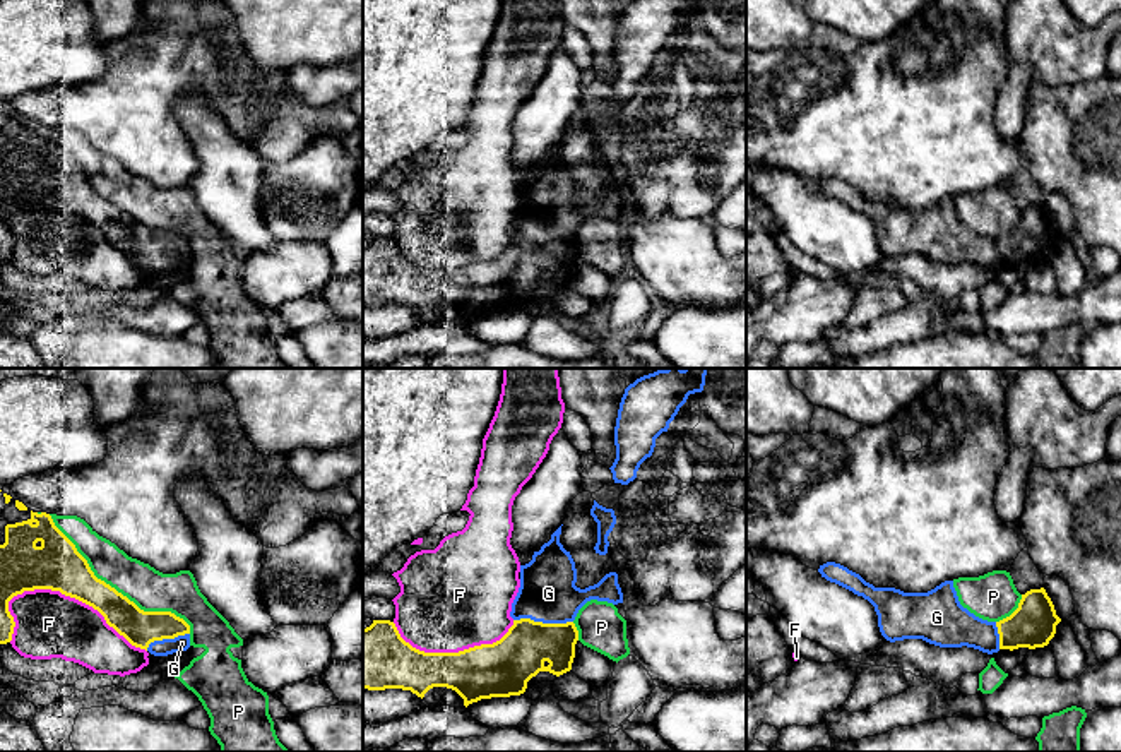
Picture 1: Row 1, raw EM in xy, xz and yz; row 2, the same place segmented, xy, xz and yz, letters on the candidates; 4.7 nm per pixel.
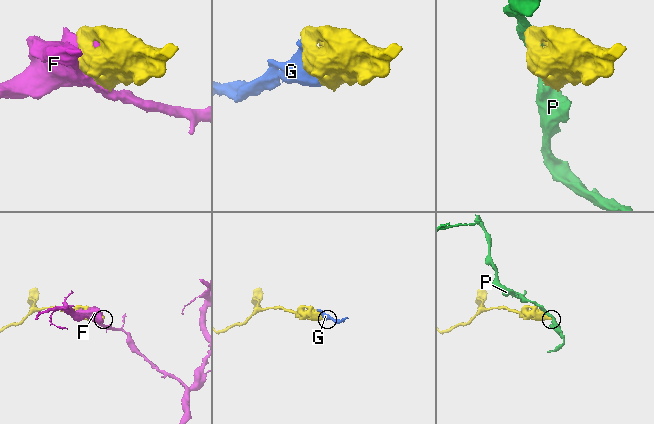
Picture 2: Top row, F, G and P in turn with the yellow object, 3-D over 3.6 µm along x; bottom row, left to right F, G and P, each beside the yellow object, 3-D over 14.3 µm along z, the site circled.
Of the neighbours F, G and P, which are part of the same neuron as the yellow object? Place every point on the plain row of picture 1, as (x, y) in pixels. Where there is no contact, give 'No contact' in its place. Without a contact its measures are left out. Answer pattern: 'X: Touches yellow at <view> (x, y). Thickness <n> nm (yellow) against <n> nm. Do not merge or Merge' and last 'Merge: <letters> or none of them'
F: Touches yellow at xy (77, 214). Thickness 240 nm (yellow) against 320 nm. Do not merge
G: Touches yellow at xz (541, 238). Thickness 240 nm (yellow) against 260 nm. Merge
P: Touches yellow at xy (113, 204). Thickness 220 nm (yellow) against 190 nm. Do not merge
Merge: G

